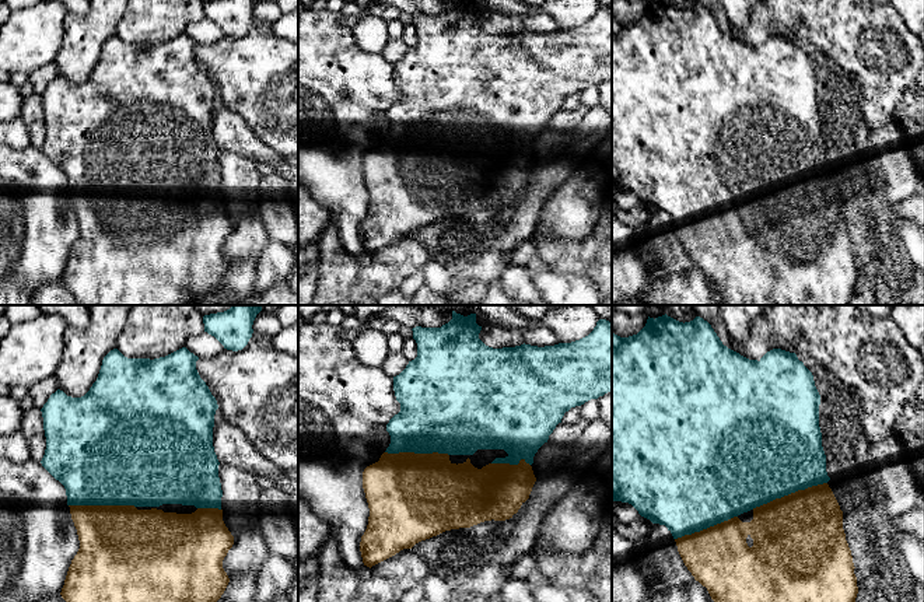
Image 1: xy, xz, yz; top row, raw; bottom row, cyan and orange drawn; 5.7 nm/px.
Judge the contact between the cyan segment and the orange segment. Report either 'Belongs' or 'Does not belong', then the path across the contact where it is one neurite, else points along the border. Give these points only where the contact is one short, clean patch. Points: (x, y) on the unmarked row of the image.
Belongs

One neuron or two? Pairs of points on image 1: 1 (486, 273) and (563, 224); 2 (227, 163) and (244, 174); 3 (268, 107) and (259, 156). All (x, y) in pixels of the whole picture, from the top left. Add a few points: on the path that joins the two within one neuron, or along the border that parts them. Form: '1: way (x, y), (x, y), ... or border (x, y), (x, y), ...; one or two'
1: border (548, 200), (541, 212), (536, 231); two
2: way (231, 164), (240, 172); one
3: border (241, 116), (263, 143), (283, 157); two

